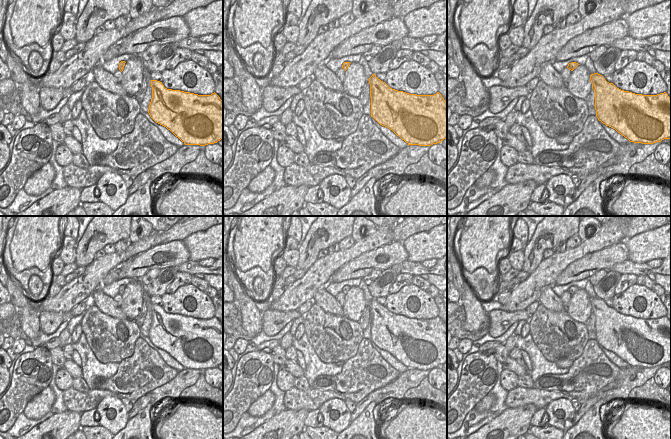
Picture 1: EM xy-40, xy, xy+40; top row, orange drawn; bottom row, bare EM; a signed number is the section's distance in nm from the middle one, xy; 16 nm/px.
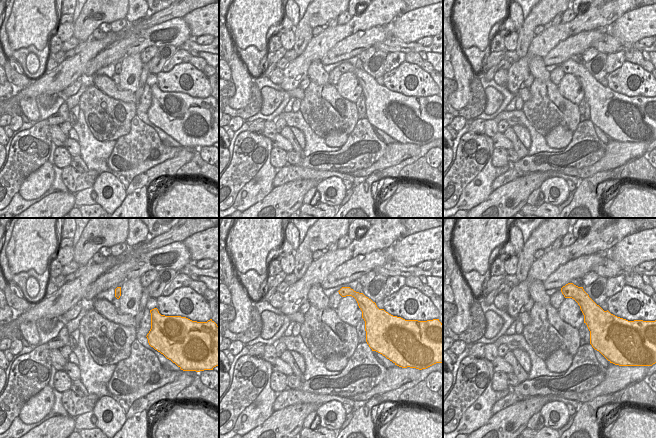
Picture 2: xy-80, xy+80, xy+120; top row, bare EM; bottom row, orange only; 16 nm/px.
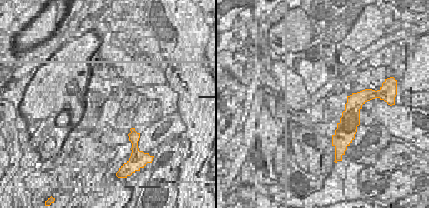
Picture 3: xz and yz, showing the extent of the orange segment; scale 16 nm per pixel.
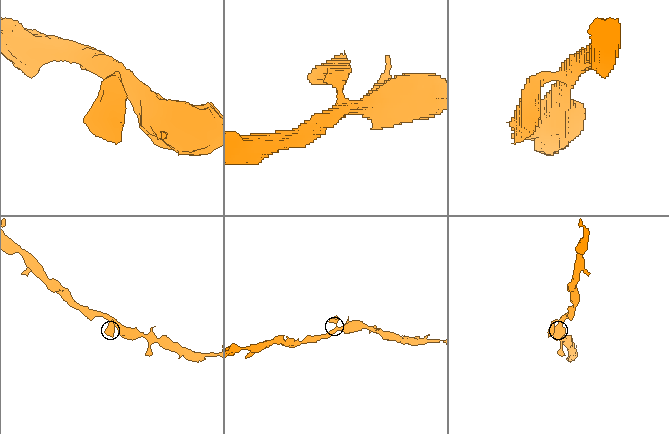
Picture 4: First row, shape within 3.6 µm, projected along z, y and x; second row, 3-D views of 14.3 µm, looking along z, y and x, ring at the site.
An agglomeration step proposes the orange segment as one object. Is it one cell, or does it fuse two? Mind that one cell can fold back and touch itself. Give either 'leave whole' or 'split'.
leave whole

